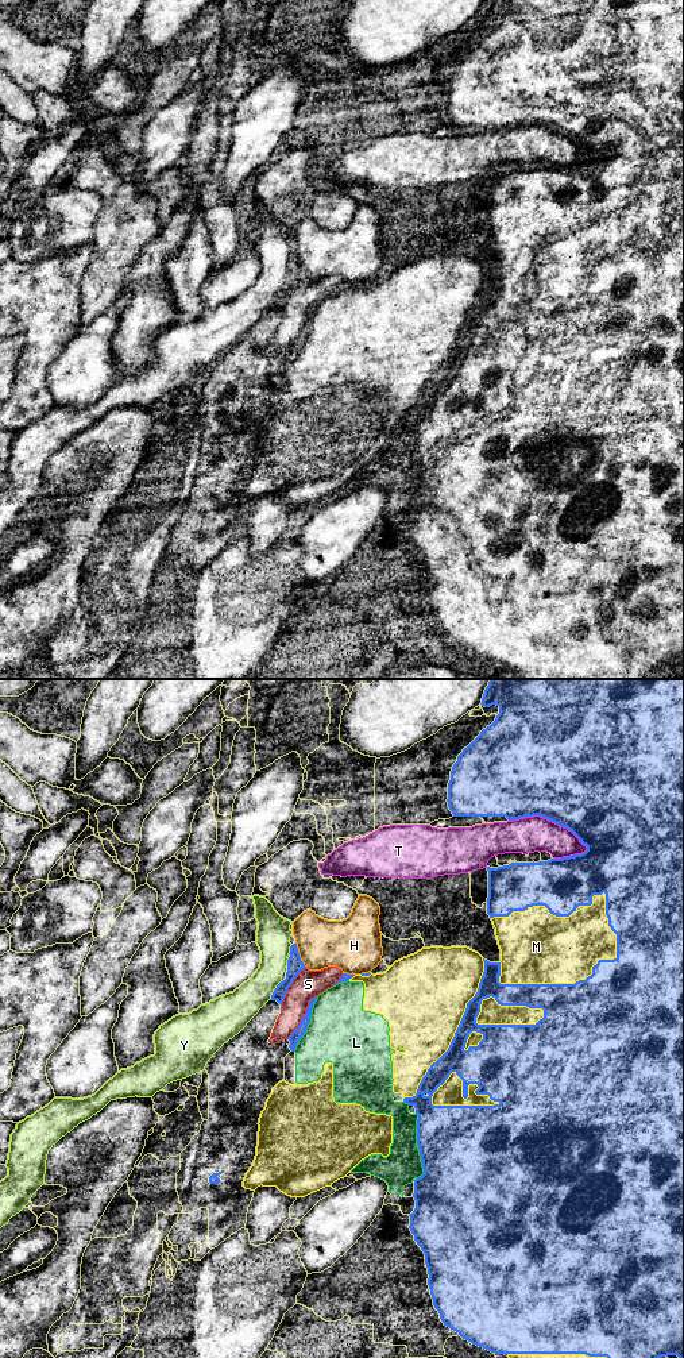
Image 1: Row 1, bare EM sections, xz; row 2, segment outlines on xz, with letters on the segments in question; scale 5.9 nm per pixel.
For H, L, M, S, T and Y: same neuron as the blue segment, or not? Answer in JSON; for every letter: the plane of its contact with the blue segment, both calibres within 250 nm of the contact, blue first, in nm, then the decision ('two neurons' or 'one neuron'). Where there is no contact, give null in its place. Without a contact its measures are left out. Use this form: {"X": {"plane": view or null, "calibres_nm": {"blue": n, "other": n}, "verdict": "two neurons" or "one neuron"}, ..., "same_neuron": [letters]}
{"H": {"plane": "xz", "calibres_nm": {"blue": 100, "other": 280}, "verdict": "two neurons"}, "L": {"plane": "xz", "calibres_nm": {"blue": 500, "other": 220}, "verdict": "two neurons"}, "M": {"plane": "xz", "calibres_nm": {"blue": 500, "other": 400}, "verdict": "two neurons"}, "S": {"plane": "xz", "calibres_nm": {"blue": 70, "other": 170}, "verdict": "two neurons"}, "T": {"plane": "xz", "calibres_nm": {"blue": 500, "other": 220}, "verdict": "two neurons"}, "Y": {"plane": "xz", "calibres_nm": {"blue": 100, "other": 200}, "verdict": "two neurons"}, "same_neuron": []}

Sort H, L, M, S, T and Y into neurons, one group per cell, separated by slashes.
H / L M / S / T / Y

